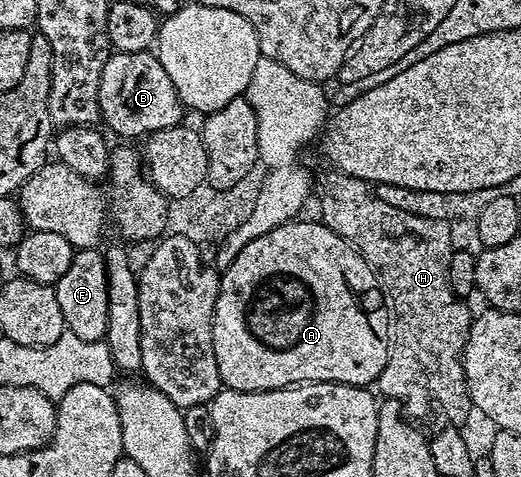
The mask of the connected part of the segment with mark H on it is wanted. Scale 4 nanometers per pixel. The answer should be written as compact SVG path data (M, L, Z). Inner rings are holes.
M335 169L329 172L329 175L318 183L319 222L338 233L342 241L349 243L370 264L376 280L380 282L380 290L384 293L384 306L390 316L388 360L380 374L379 386L408 387L404 391L402 407L413 420L420 421L427 411L441 411L448 418L445 420L456 425L463 424L463 419L474 411L464 372L464 350L472 328L474 311L464 304L467 302L461 296L452 291L451 282L448 280L454 250L453 224L447 219L431 219L415 215L413 211L404 211L382 201L366 181L343 175Z

